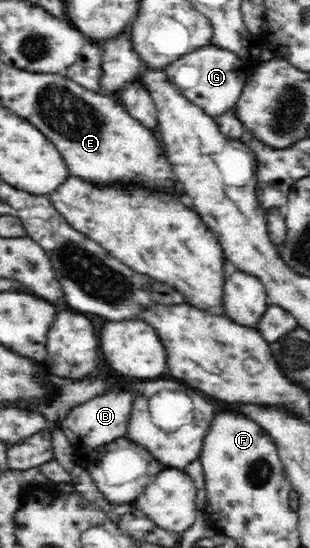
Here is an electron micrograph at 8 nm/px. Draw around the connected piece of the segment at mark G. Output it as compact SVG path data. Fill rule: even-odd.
M204 46L200 50L182 55L178 60L163 68L165 79L177 94L199 106L208 116L217 117L219 114L234 108L242 88L244 88L245 63L238 57L217 46Z

